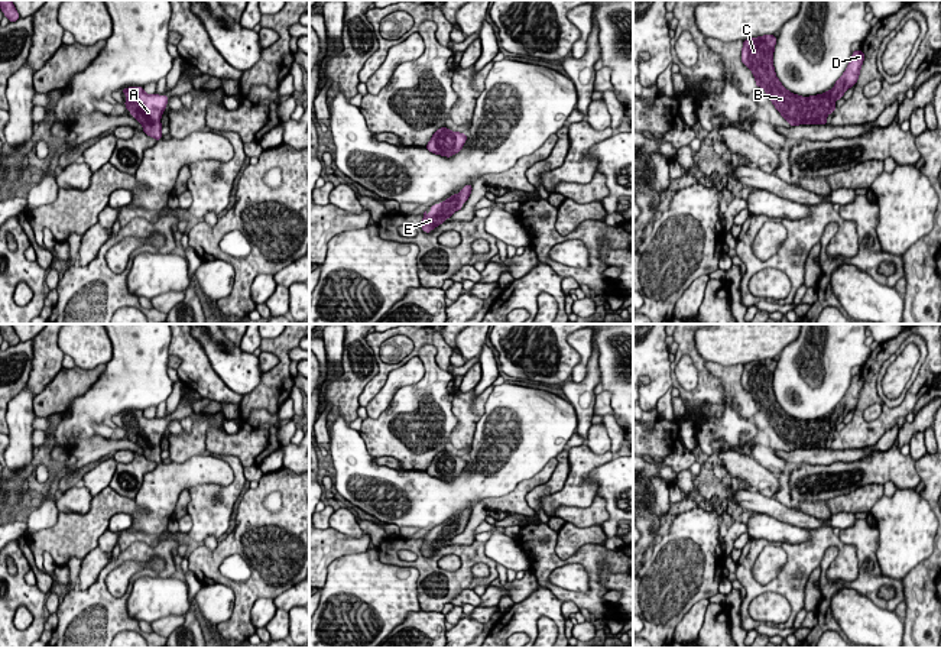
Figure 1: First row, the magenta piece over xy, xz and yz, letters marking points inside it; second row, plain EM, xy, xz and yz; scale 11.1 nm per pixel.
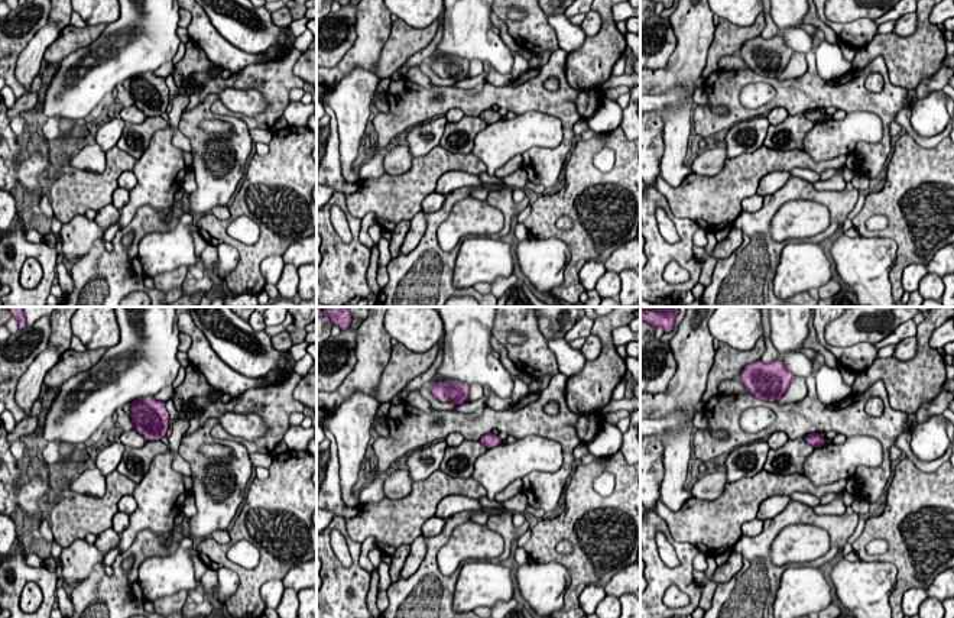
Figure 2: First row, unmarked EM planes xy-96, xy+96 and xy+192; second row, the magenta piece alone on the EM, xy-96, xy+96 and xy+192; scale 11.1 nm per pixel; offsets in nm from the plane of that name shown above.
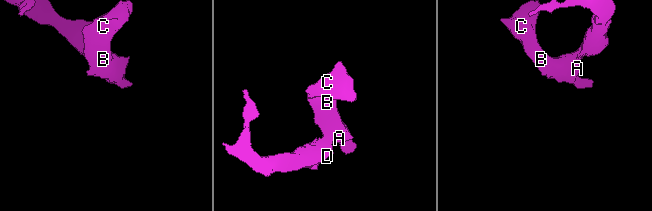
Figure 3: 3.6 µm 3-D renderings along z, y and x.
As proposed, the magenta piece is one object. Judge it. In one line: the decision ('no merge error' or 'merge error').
no merge error

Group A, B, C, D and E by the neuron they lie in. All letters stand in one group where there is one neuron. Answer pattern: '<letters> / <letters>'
A B C D E

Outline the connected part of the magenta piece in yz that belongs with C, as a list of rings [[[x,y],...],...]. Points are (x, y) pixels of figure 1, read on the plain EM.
[[[765,359],[743,366],[742,386],[753,396],[756,409],[763,412],[776,434],[789,447],[827,448],[827,440],[835,434],[835,425],[859,404],[864,378],[854,375],[844,398],[824,418],[801,421],[788,415],[778,404],[773,392],[776,360]]]

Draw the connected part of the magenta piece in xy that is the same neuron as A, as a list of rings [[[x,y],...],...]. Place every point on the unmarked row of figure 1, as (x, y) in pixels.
[[[130,411],[121,414],[126,418],[124,430],[130,438],[142,447],[143,457],[156,464],[162,463],[162,448],[160,441],[166,432],[168,419],[146,418],[143,411]]]

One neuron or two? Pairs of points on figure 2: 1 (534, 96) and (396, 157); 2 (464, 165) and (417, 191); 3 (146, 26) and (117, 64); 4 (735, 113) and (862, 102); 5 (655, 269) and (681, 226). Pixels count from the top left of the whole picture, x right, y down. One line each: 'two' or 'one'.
1: two
2: one
3: one
4: one
5: one

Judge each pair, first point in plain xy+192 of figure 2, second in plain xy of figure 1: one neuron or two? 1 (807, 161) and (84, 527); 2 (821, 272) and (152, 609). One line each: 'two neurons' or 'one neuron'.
1: one neuron
2: one neuron

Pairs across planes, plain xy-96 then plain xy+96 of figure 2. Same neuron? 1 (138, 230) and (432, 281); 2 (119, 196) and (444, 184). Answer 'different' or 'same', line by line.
1: same
2: different

